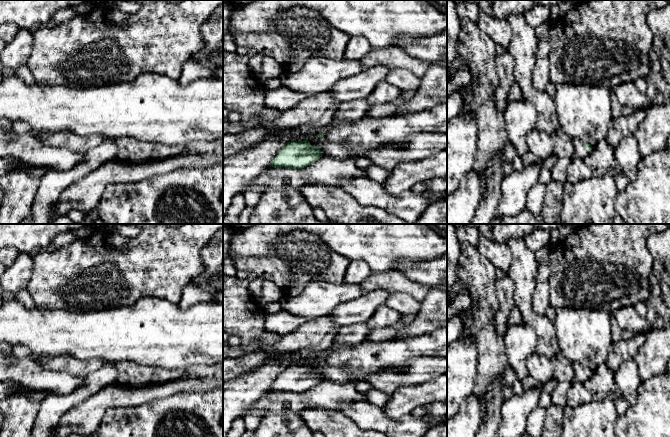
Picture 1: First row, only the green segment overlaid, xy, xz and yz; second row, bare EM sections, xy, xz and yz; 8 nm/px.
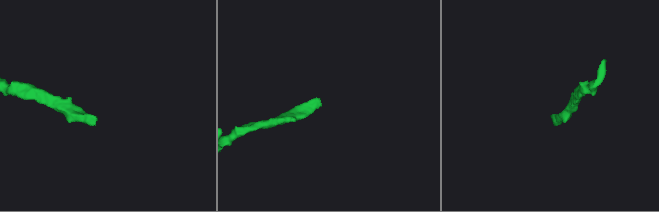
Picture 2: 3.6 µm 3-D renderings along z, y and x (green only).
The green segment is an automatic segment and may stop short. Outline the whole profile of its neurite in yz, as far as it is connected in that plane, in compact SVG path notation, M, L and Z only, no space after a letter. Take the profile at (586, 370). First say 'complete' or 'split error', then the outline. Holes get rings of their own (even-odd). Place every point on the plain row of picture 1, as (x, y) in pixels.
split error | M572 363L572 368L574 370L574 382L584 383L592 373L590 368L580 366L578 363Z

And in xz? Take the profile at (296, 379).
complete | M307 364L286 367L273 382L270 391L302 393L322 381L318 371Z

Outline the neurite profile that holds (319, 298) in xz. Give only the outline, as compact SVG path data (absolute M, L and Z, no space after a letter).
M313 280L299 295L283 297L280 304L283 311L311 320L329 316L341 303L357 299L363 294L360 284L333 284L325 280Z

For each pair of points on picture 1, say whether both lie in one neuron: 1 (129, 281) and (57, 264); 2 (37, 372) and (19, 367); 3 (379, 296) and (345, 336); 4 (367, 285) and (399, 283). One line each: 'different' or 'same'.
1: same
2: same
3: different
4: same

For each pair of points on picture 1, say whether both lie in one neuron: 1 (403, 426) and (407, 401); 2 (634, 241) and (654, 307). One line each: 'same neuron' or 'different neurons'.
1: different neurons
2: different neurons

